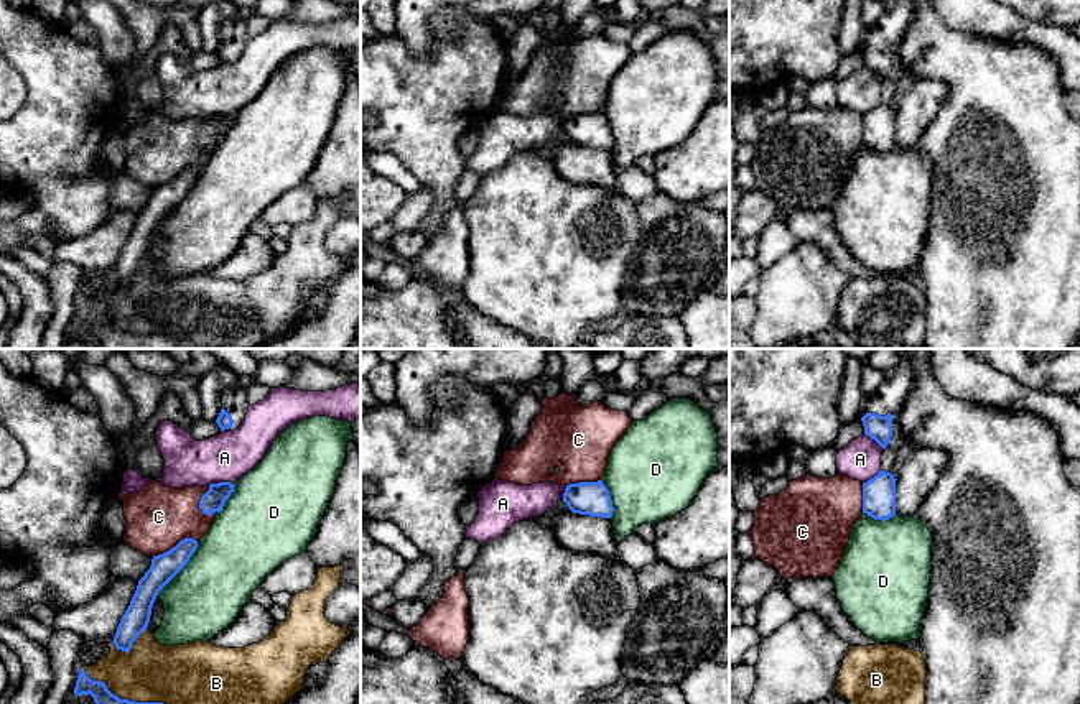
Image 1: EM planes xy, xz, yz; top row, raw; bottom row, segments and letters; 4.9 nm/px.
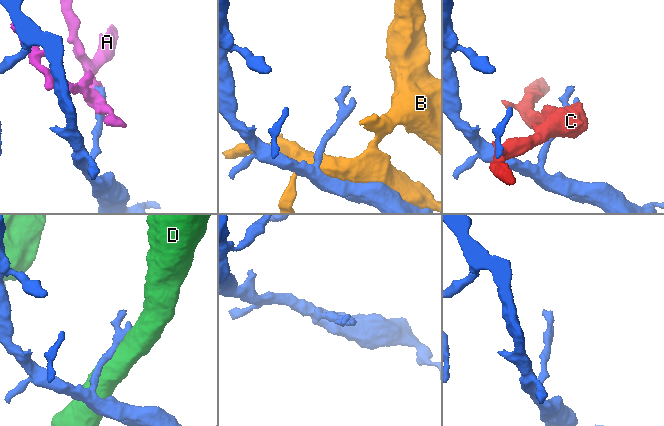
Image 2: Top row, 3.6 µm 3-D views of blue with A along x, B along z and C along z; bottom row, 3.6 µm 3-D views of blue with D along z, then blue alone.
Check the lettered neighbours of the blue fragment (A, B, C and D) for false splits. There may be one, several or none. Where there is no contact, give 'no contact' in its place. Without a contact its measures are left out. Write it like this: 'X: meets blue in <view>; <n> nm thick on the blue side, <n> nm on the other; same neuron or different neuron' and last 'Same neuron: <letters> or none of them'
A: meets blue in xy; 110 nm thick on the blue side, 240 nm on the other; different neuron
B: meets blue in xy; 130 nm thick on the blue side, 300 nm on the other; different neuron
C: meets blue in xy; 130 nm thick on the blue side, 300 nm on the other; different neuron
D: meets blue in xy; 130 nm thick on the blue side, 360 nm on the other; different neuron
Same neuron: none of them

